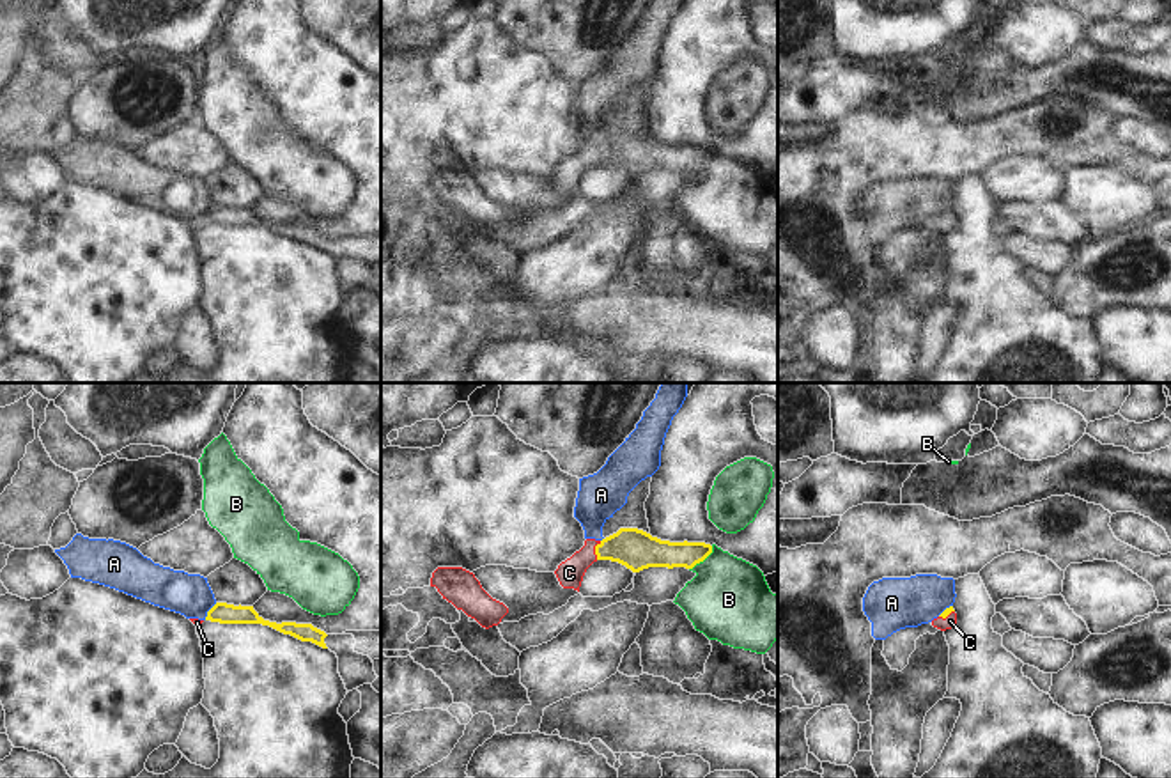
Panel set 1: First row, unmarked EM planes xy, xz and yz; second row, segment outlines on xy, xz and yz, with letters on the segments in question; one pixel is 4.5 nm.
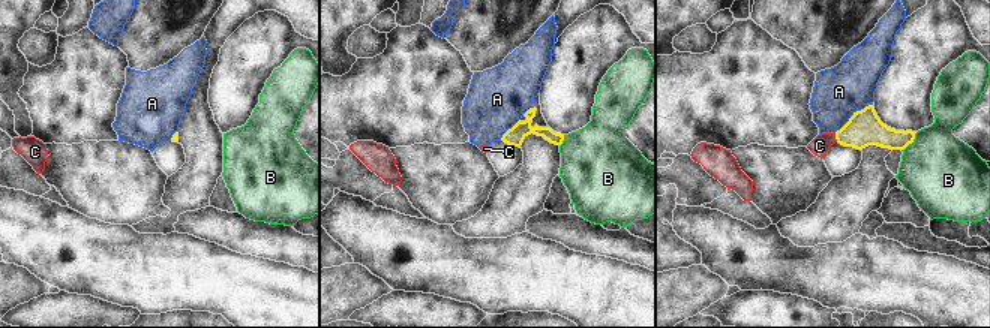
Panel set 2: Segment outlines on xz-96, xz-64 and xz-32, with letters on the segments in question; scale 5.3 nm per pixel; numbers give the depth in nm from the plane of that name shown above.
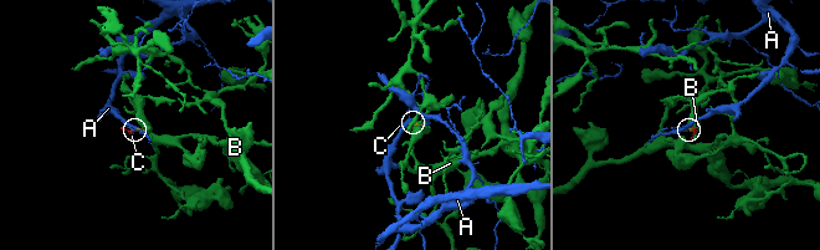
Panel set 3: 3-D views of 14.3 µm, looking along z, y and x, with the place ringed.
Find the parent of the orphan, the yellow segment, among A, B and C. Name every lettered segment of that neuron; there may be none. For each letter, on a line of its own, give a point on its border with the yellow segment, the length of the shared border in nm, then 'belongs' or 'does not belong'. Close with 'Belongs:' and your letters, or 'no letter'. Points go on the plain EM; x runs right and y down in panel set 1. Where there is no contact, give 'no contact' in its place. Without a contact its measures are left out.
A: xy (208, 215) | 100 nm | does not belong
B: xz (702, 163) | 160 nm | does not belong
C: xz (596, 153) | 90 nm | belongs
Belongs: C

